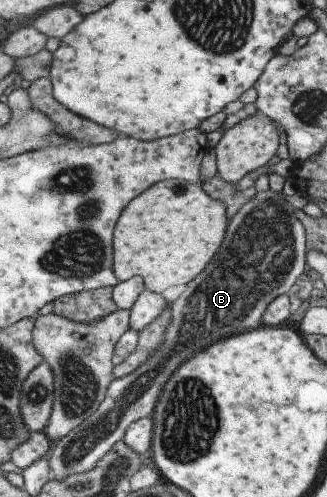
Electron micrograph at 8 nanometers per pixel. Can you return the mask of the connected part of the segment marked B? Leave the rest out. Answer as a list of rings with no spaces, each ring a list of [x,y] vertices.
[[[270,189],[255,193],[231,217],[221,247],[212,256],[204,271],[187,285],[173,303],[171,307],[173,320],[168,326],[161,348],[135,372],[115,378],[99,409],[88,416],[82,425],[72,430],[64,439],[54,443],[50,462],[54,479],[62,479],[65,475],[81,473],[96,467],[96,463],[102,459],[102,455],[106,455],[118,441],[125,437],[127,429],[132,424],[142,418],[152,417],[167,381],[190,357],[194,357],[223,337],[234,336],[262,325],[262,315],[266,311],[268,303],[276,296],[287,293],[298,275],[303,272],[306,262],[305,233],[300,220],[296,219],[299,212],[279,195],[282,193],[276,193]]]

